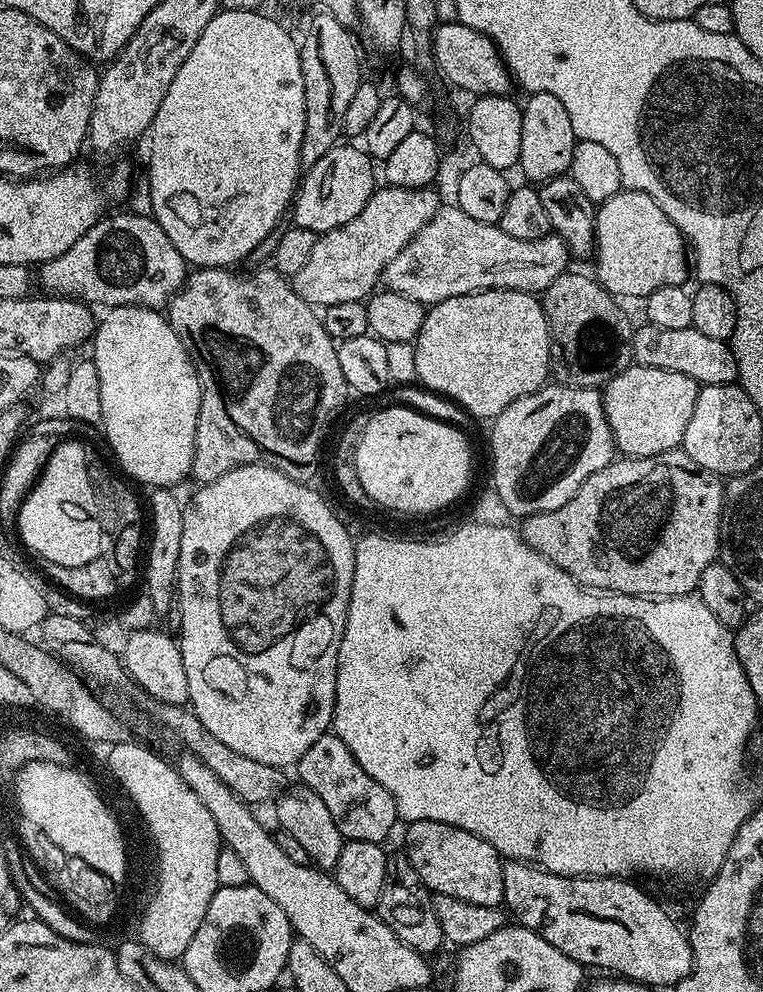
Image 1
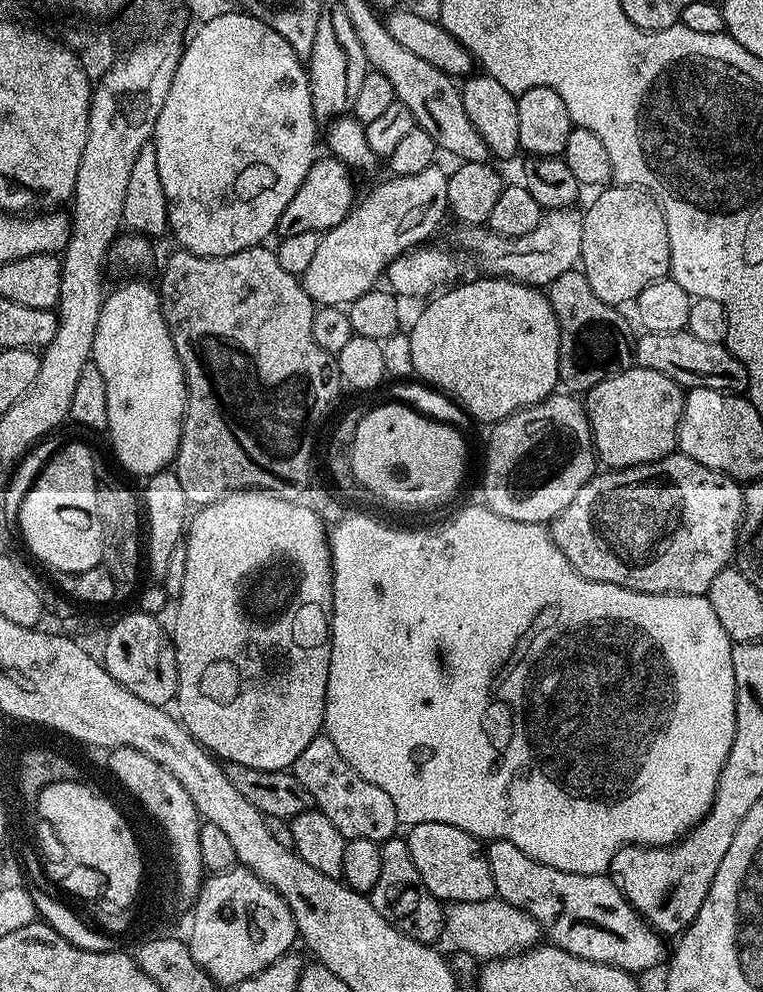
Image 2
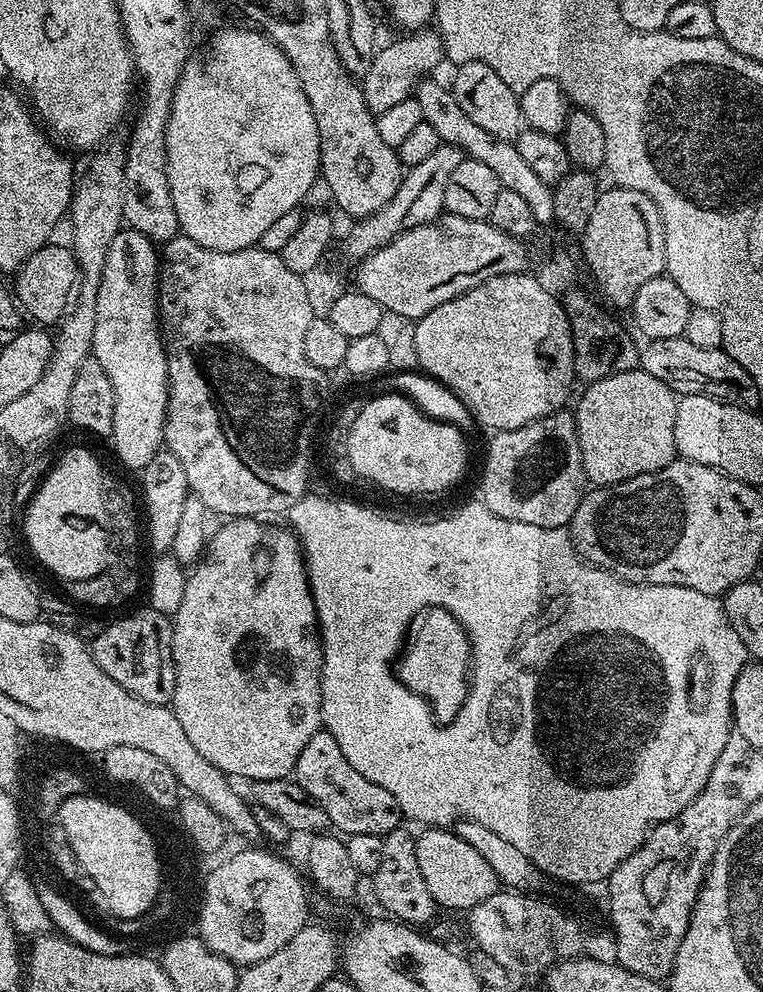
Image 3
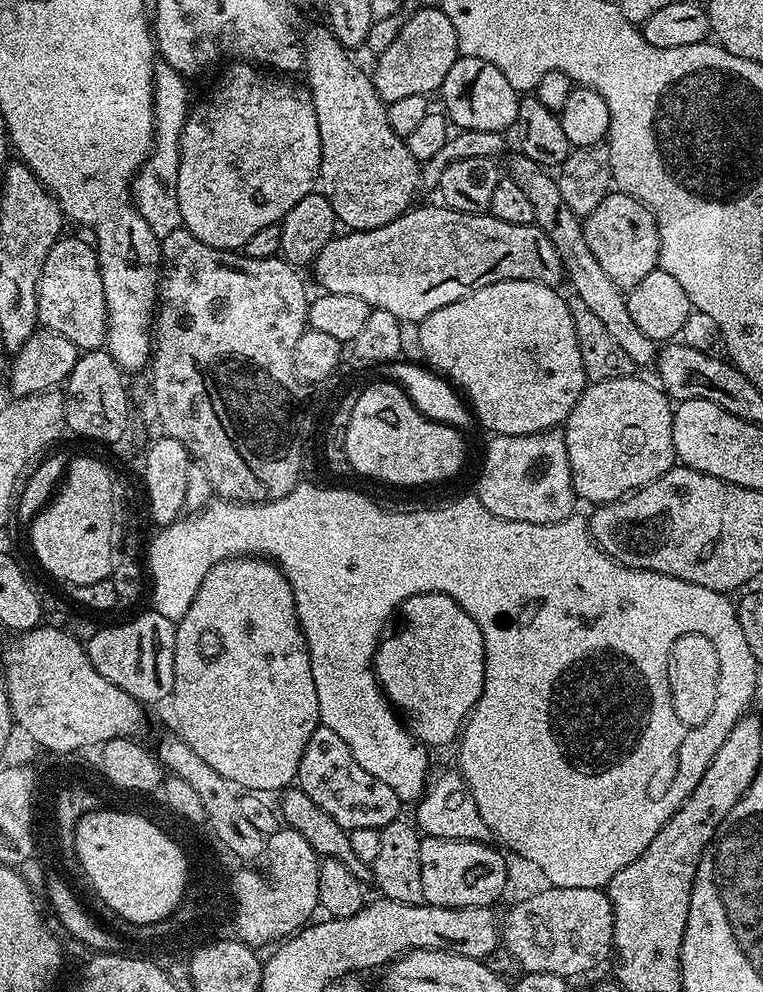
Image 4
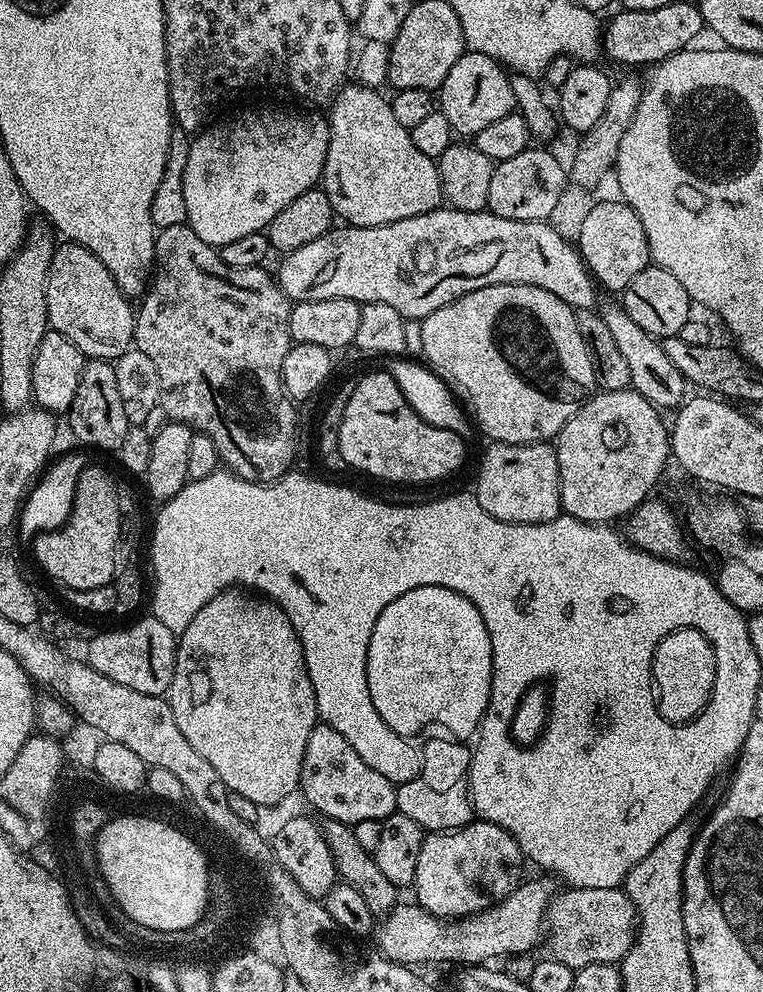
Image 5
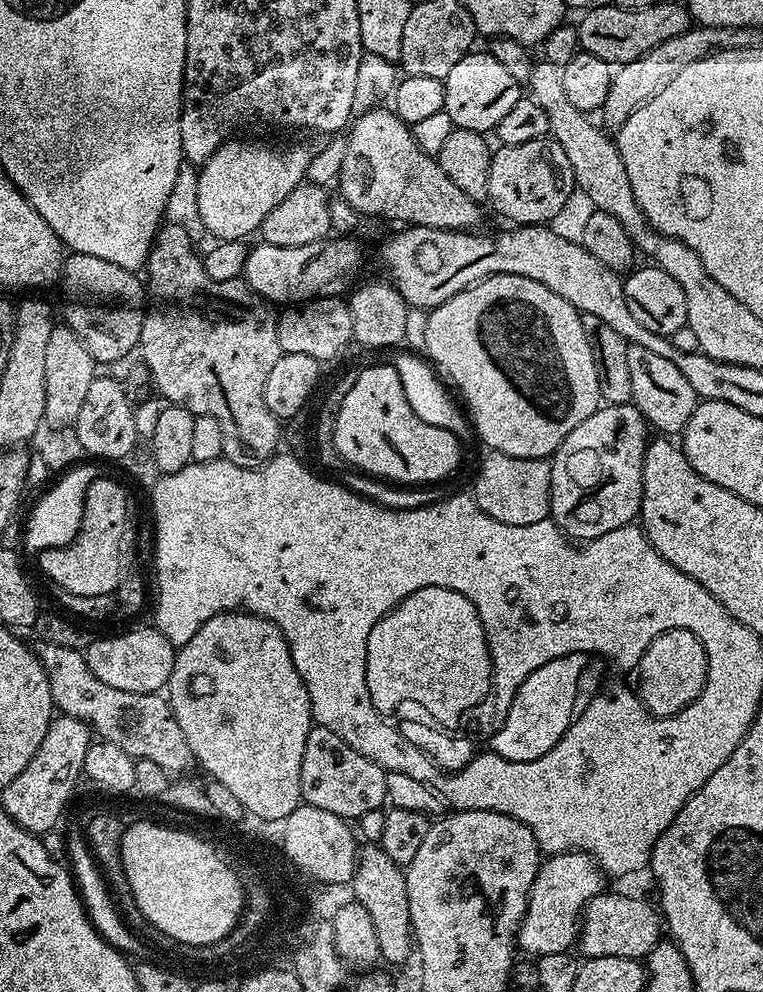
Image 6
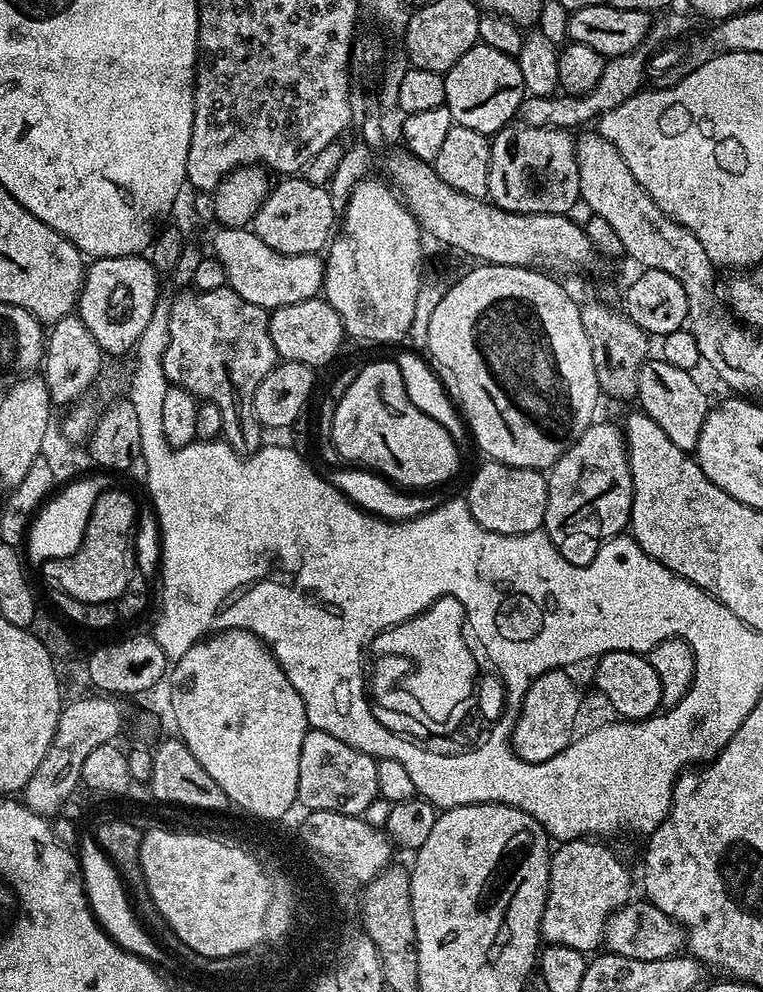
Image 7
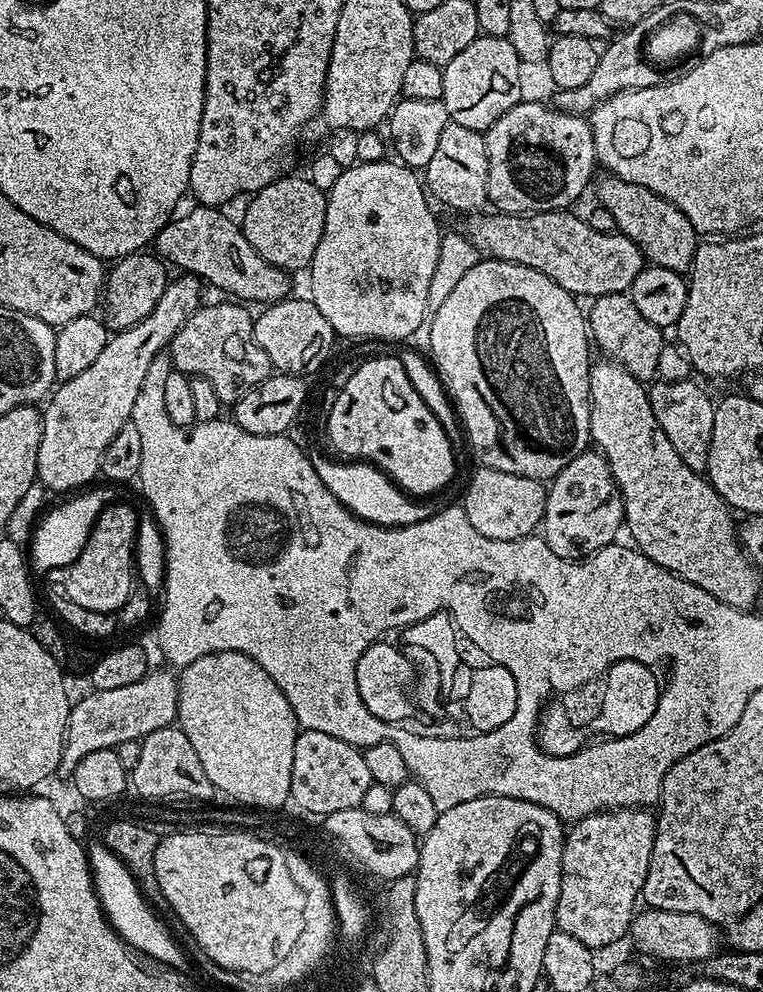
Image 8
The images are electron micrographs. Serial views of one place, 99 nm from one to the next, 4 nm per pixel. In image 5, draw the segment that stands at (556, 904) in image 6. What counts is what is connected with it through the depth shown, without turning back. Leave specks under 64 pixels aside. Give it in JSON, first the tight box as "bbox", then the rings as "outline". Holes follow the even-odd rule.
{"bbox":[374,874,558,966],"outline":[[[540,874],[537,880],[527,880],[517,884],[506,899],[472,916],[441,918],[415,902],[397,903],[375,929],[374,937],[380,943],[378,951],[388,960],[409,966],[440,964],[443,960],[450,960],[459,966],[484,966],[496,962],[496,959],[499,961],[501,958],[531,953],[532,947],[545,939],[548,906],[558,888],[544,874]]]}

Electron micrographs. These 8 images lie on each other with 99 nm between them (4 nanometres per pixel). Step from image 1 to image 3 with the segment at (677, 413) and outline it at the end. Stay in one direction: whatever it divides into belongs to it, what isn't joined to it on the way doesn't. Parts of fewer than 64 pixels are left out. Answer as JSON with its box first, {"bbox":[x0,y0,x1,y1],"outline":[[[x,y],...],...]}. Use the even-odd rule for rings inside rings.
{"bbox":[574,370,678,486],"outline":[[[643,370],[634,372],[623,372],[622,374],[614,374],[602,378],[598,382],[587,385],[583,389],[585,392],[581,394],[580,401],[574,407],[574,415],[576,418],[576,429],[578,430],[578,446],[582,454],[582,466],[584,467],[584,479],[592,486],[611,486],[621,484],[630,478],[634,478],[638,474],[650,474],[662,470],[666,466],[670,466],[672,460],[677,459],[678,453],[674,446],[674,414],[676,413],[677,393],[673,392],[670,386],[666,386],[666,382],[658,382],[658,378],[654,378],[654,374],[646,374]]]}

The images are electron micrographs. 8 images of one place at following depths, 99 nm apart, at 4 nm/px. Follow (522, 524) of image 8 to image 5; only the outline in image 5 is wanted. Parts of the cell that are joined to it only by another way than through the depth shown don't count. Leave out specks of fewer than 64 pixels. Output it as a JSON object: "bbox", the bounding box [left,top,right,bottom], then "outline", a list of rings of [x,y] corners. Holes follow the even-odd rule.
{"bbox":[474,444,561,524],"outline":[[[497,444],[487,445],[480,469],[476,472],[474,494],[494,518],[511,524],[541,524],[561,515],[560,475],[555,447],[542,444]]]}

